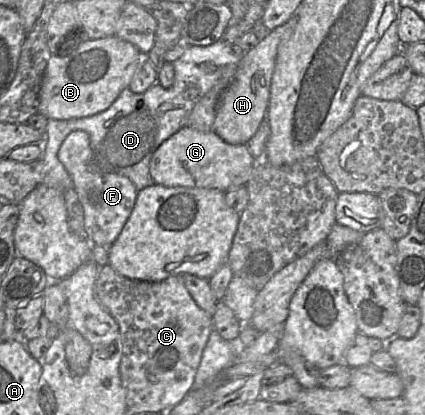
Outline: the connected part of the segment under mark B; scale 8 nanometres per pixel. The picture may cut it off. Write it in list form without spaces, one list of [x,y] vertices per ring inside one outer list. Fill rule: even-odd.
[[[117,36],[86,39],[67,55],[51,55],[41,85],[38,113],[47,119],[69,120],[105,111],[129,87],[143,55],[132,43]]]

